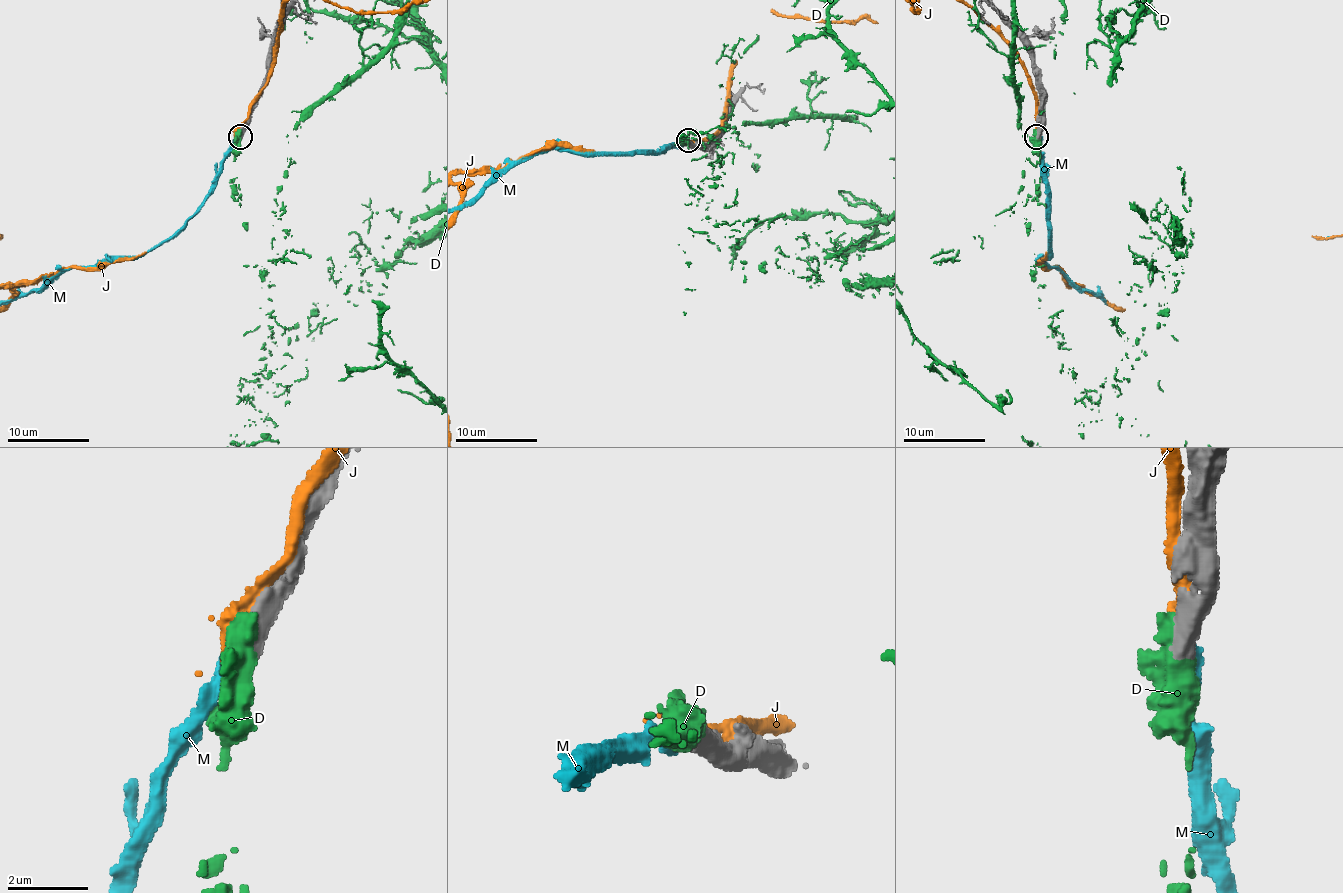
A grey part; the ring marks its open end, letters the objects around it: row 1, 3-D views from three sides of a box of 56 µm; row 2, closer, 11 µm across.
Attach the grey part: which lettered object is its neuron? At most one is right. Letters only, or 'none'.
D

